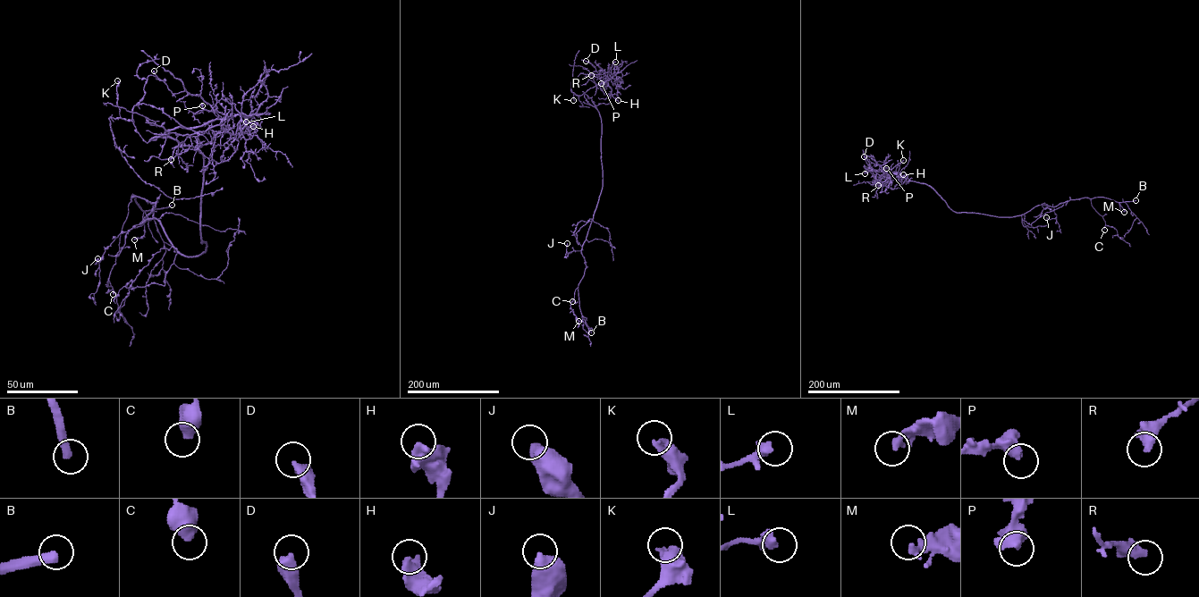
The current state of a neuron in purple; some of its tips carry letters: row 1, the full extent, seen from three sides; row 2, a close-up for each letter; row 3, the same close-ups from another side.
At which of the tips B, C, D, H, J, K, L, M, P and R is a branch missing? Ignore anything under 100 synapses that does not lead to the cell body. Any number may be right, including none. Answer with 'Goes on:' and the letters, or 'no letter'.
Goes on: B

